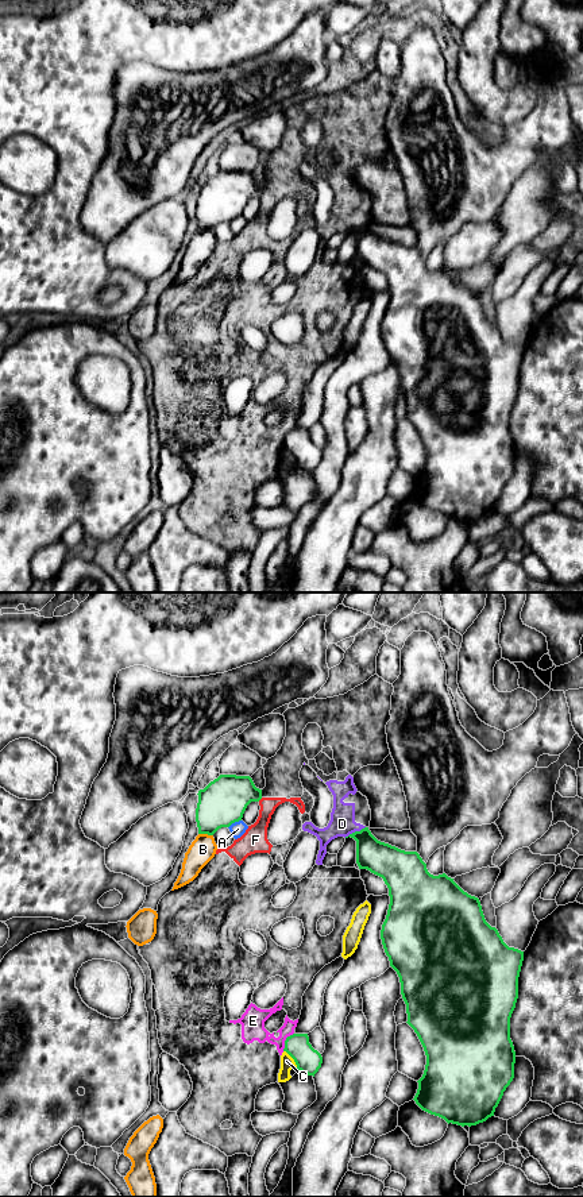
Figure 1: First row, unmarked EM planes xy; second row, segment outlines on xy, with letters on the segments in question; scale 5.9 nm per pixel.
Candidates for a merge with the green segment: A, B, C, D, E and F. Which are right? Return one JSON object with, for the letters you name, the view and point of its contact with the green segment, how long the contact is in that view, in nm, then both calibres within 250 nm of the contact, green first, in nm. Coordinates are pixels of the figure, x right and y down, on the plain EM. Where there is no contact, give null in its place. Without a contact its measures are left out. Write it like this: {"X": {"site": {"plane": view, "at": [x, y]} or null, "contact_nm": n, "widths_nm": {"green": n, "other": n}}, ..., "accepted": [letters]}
{"accepted": []}

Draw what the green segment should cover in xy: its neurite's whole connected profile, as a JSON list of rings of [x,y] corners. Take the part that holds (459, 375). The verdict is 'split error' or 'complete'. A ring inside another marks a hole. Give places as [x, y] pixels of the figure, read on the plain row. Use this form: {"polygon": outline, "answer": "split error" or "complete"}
{"polygon": [[[368,223],[348,232],[356,236],[356,259],[383,274],[390,300],[381,335],[390,362],[397,367],[406,399],[408,420],[417,429],[426,460],[417,476],[416,499],[448,520],[476,521],[494,511],[503,487],[514,474],[516,447],[510,435],[510,413],[518,394],[518,372],[524,347],[509,343],[483,310],[478,293],[464,287],[445,269],[433,271],[417,247],[405,247],[378,236]]], "answer": "complete"}

